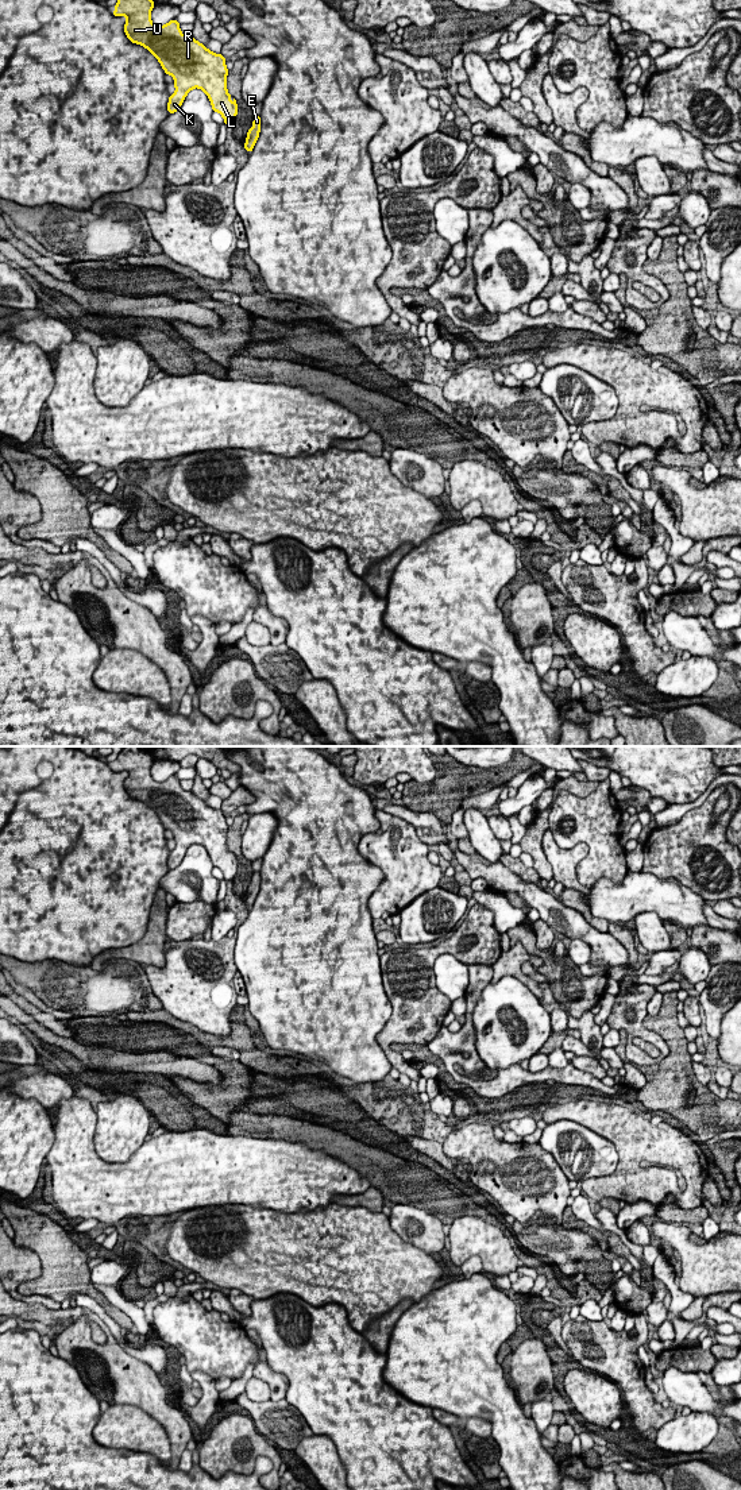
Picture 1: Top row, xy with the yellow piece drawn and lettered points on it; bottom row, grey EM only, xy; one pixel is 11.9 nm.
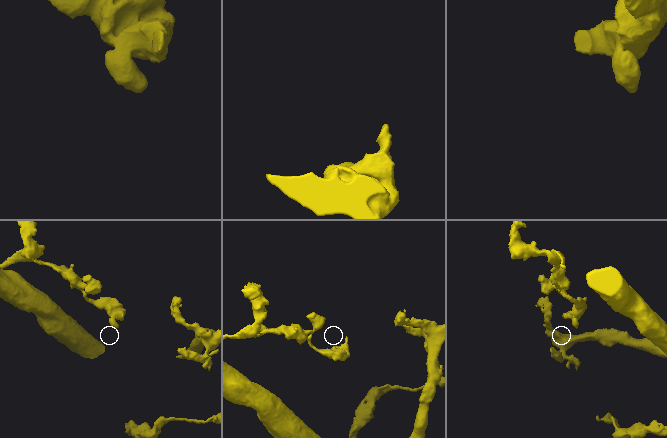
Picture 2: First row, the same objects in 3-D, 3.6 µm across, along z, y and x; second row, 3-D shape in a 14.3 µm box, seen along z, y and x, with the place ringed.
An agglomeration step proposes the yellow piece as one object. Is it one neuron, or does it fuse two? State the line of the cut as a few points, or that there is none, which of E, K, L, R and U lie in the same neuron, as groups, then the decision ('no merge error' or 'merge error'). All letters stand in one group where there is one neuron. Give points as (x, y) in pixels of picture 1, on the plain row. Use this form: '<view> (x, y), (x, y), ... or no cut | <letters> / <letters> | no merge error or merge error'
no cut | E K L R U | no merge error

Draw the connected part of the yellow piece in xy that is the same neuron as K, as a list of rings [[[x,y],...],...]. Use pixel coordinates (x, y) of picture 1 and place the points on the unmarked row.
[[[124,746],[112,771],[127,773],[127,794],[153,808],[165,829],[174,834],[175,848],[169,853],[169,869],[177,868],[186,850],[198,844],[208,852],[212,865],[223,872],[227,881],[232,881],[238,858],[227,846],[225,814],[212,808],[193,792],[184,791],[175,775],[155,781],[150,772],[154,760],[148,750]]]

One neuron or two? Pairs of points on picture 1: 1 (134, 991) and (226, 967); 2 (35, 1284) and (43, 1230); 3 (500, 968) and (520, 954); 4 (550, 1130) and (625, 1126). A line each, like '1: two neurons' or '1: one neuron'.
1: two neurons
2: one neuron
3: one neuron
4: two neurons

